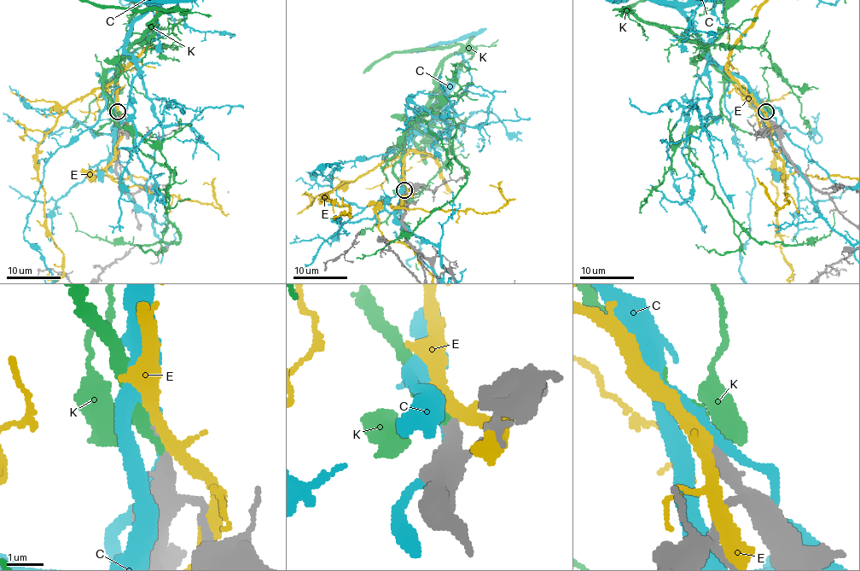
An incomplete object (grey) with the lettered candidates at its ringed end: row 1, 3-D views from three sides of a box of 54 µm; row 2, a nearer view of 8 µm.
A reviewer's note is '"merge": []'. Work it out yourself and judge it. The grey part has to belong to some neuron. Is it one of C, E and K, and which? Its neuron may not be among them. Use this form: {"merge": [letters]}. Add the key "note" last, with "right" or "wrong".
{"merge": ["K"], "note": "wrong"}

